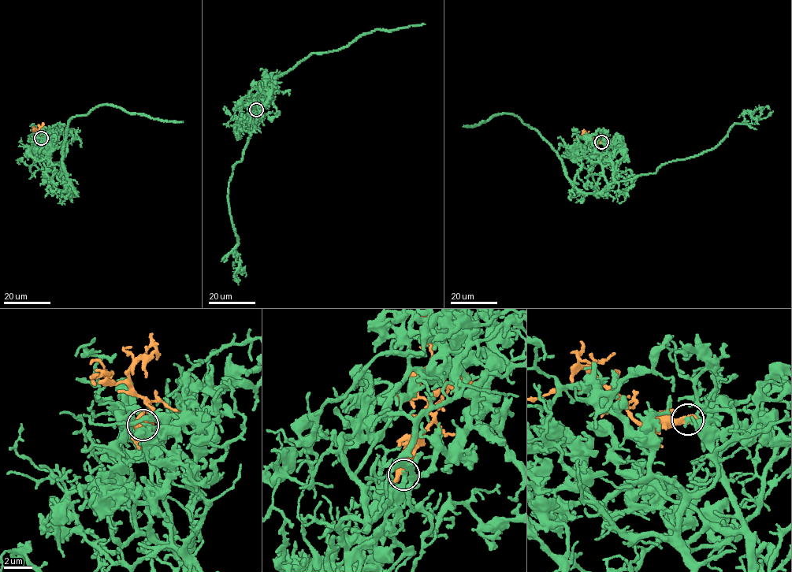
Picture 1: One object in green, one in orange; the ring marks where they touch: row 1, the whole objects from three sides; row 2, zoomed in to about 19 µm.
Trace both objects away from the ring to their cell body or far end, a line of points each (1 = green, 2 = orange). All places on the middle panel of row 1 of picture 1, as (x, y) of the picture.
1: (257, 109), (248, 117), (253, 121), (273, 79), (312, 53), (347, 46), (376, 29), (425, 24)
2: (257, 109), (262, 99), (259, 95), (262, 81)

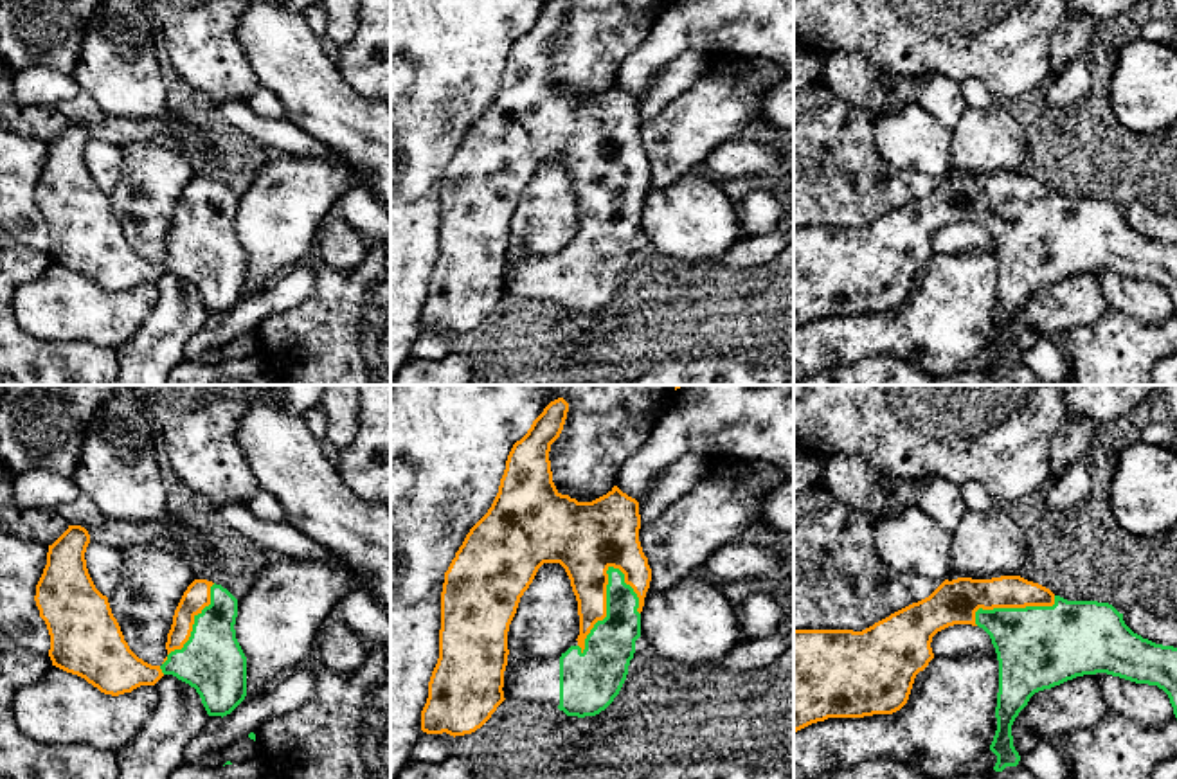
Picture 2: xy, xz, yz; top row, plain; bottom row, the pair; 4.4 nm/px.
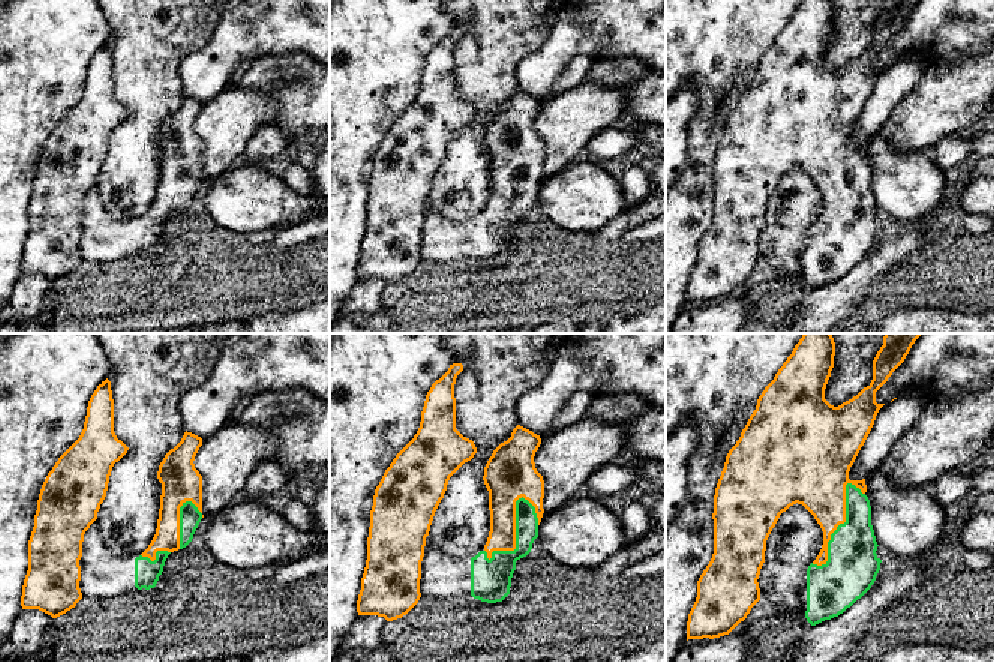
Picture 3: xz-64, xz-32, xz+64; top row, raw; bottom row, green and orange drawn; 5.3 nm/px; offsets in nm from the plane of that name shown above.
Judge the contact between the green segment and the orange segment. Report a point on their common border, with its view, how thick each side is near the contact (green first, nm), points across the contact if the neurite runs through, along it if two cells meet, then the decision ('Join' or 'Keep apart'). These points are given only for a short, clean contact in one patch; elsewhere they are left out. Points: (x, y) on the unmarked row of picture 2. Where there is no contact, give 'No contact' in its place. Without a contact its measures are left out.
Touches green at xz (607, 205). Thickness 220 nm (green) against 220 nm. Join

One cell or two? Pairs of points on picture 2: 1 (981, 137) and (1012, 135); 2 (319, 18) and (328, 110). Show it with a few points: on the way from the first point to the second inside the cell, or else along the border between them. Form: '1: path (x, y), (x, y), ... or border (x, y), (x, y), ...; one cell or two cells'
1: path (988, 137), (1005, 137); one cell
2: border (305, 18), (324, 40); two cells

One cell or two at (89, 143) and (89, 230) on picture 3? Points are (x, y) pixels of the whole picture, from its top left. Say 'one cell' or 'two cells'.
one cell

